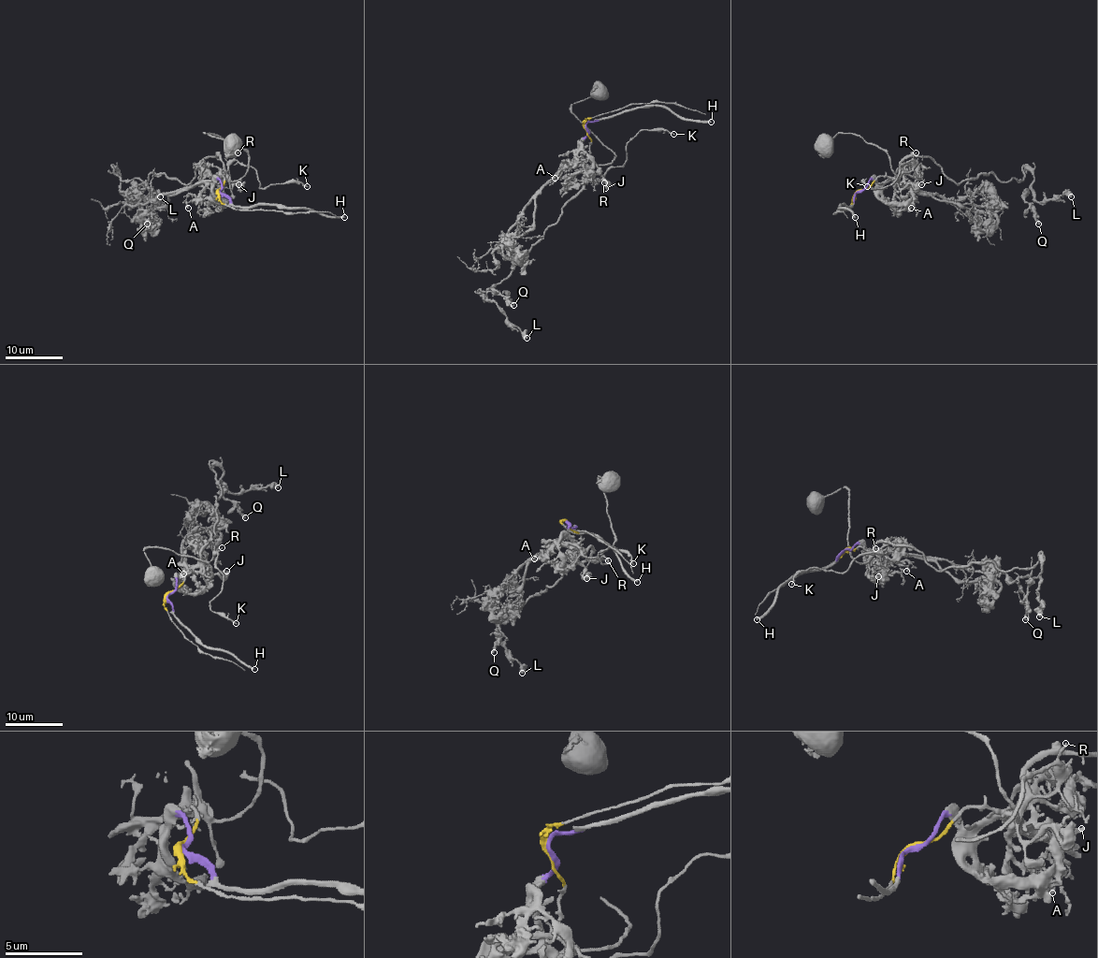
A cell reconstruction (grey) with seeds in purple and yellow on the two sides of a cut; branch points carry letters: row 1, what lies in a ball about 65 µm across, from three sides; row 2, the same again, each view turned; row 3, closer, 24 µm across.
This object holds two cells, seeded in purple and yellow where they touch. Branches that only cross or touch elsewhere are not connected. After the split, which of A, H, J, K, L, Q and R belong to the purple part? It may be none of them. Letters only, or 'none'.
A, H

